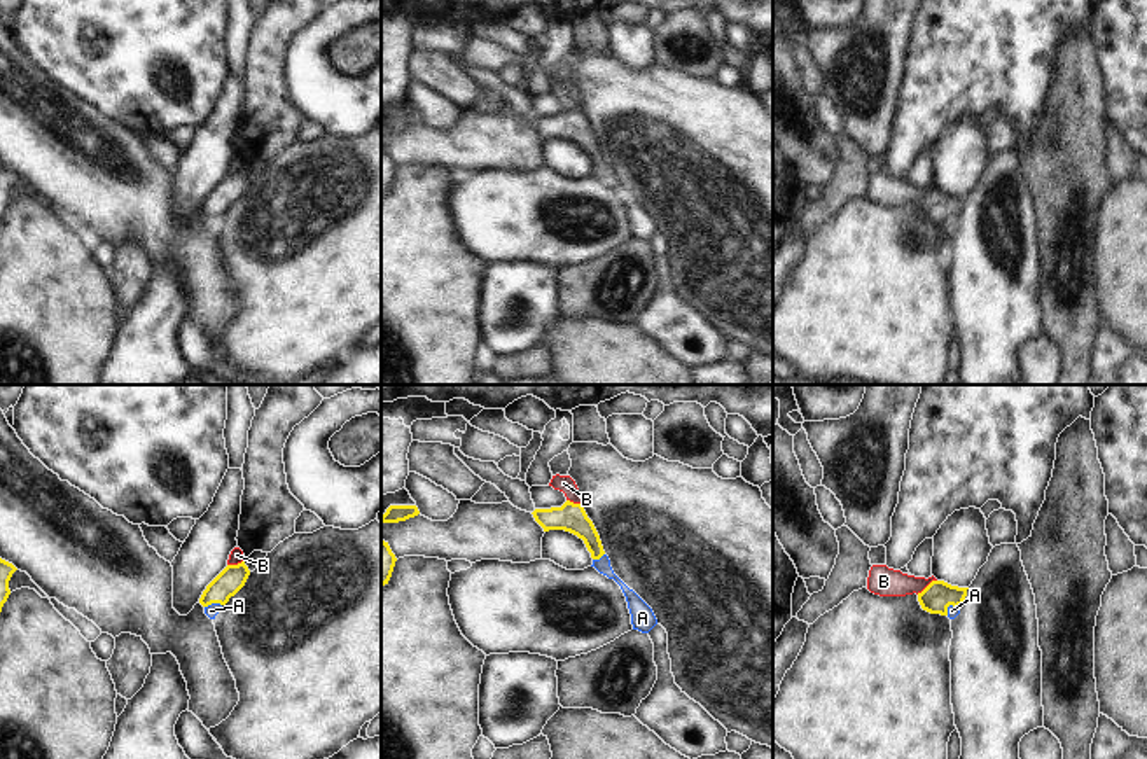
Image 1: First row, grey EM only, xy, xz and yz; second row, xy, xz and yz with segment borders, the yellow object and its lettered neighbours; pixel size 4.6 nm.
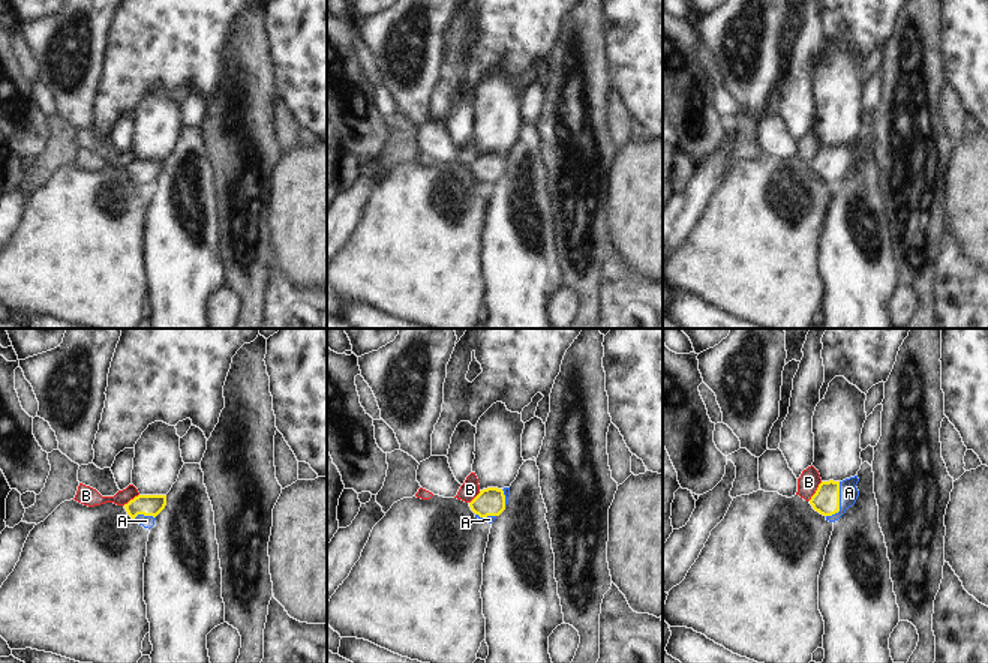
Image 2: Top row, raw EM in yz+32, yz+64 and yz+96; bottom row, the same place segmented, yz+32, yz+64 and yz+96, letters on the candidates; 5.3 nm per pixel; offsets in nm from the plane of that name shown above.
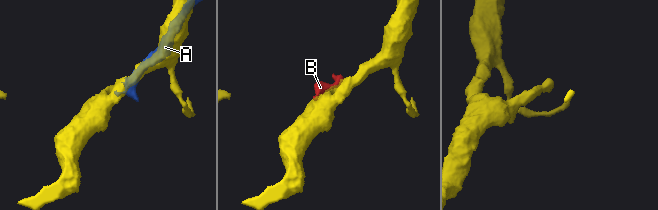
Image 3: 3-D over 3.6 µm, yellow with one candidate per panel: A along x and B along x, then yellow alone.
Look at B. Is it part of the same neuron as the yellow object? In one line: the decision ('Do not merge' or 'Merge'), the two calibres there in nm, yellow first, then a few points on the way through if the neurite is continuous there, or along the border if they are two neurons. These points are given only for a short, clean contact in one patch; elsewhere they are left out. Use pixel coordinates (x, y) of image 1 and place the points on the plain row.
Do not merge. Thickness 140 nm (yellow) against 140 nm. Boundary: yz (936, 188), (917, 201).

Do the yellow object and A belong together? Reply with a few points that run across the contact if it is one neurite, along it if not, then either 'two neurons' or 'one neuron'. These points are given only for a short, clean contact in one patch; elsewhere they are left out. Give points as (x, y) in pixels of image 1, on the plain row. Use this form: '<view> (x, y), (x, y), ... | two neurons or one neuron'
xy (231, 188), (212, 210), (210, 219) | one neuron

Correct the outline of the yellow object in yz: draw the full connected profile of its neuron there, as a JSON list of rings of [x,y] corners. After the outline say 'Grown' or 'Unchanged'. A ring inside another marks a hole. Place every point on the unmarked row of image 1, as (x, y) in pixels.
[[[932,189],[921,201],[918,210],[930,222],[948,224],[955,227],[960,222],[960,213],[967,205],[969,196],[951,194],[944,189]]]. Grown.

